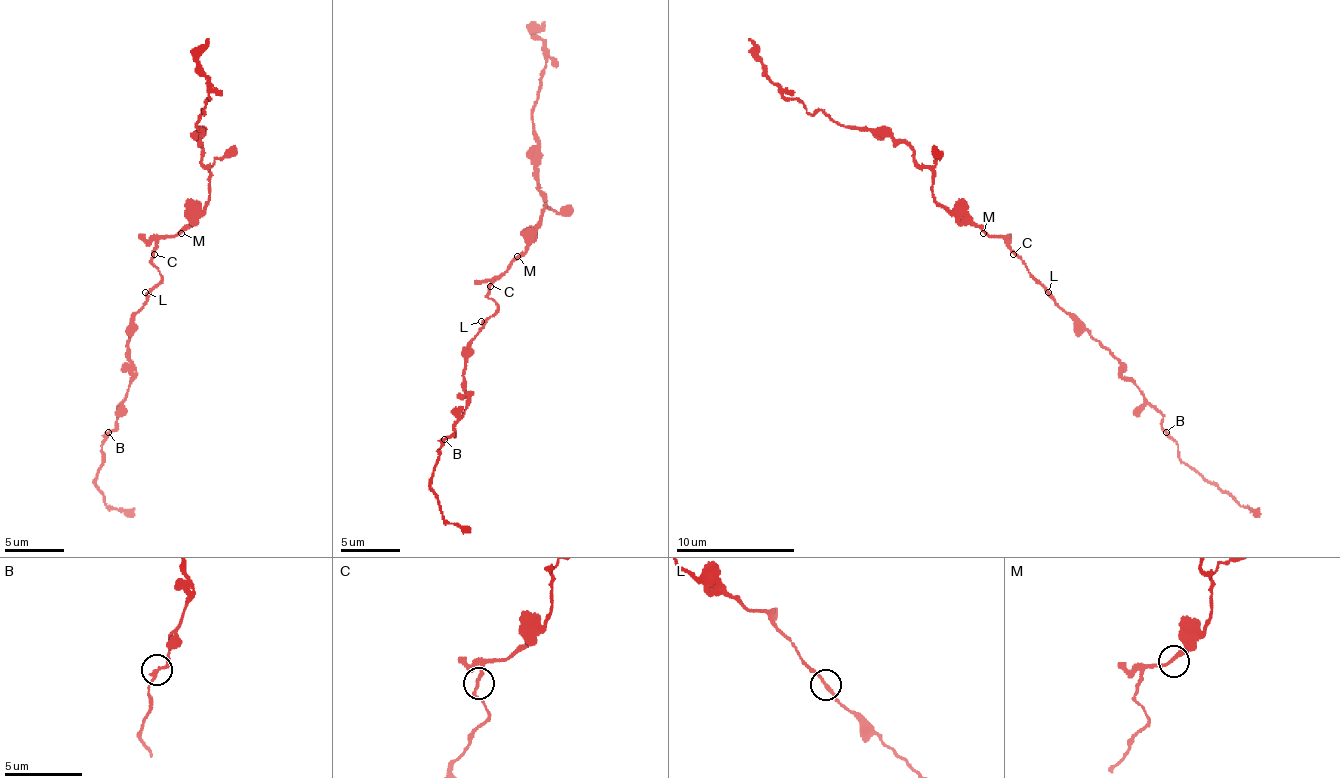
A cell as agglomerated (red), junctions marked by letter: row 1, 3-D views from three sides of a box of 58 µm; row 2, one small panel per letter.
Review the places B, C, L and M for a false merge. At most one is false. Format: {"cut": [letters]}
{"cut": []}

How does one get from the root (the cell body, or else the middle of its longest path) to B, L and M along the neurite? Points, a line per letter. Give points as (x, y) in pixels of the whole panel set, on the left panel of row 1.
B: (151, 251), (151, 263), (160, 280), (133, 316), (128, 340), (130, 387), (119, 405), (116, 425), (107, 431)
L: (151, 251), (151, 263), (160, 275), (160, 280), (145, 292)
M: (151, 251), (160, 239), (181, 233)

